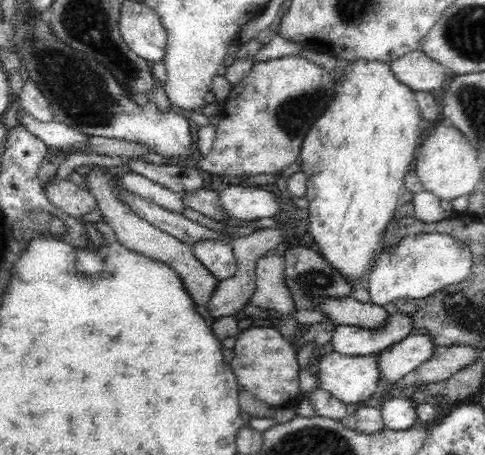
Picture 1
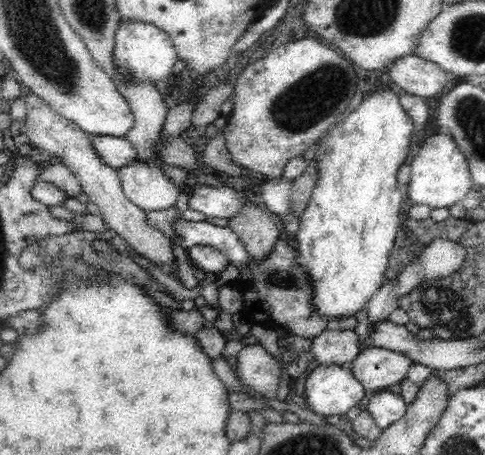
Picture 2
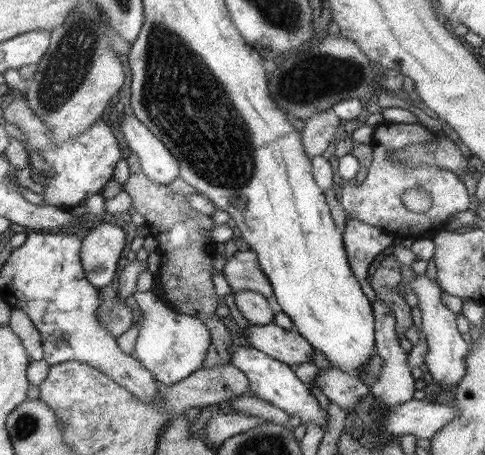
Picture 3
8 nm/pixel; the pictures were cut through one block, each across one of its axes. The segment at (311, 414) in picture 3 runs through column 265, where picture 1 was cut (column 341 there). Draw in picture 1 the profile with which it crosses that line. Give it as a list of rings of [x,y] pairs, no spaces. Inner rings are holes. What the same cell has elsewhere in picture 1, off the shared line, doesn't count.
[[[332,351],[321,357],[318,363],[318,370],[315,373],[317,388],[325,390],[330,396],[350,406],[351,409],[363,405],[374,394],[374,389],[380,379],[376,361],[377,353],[370,356],[342,356]]]

